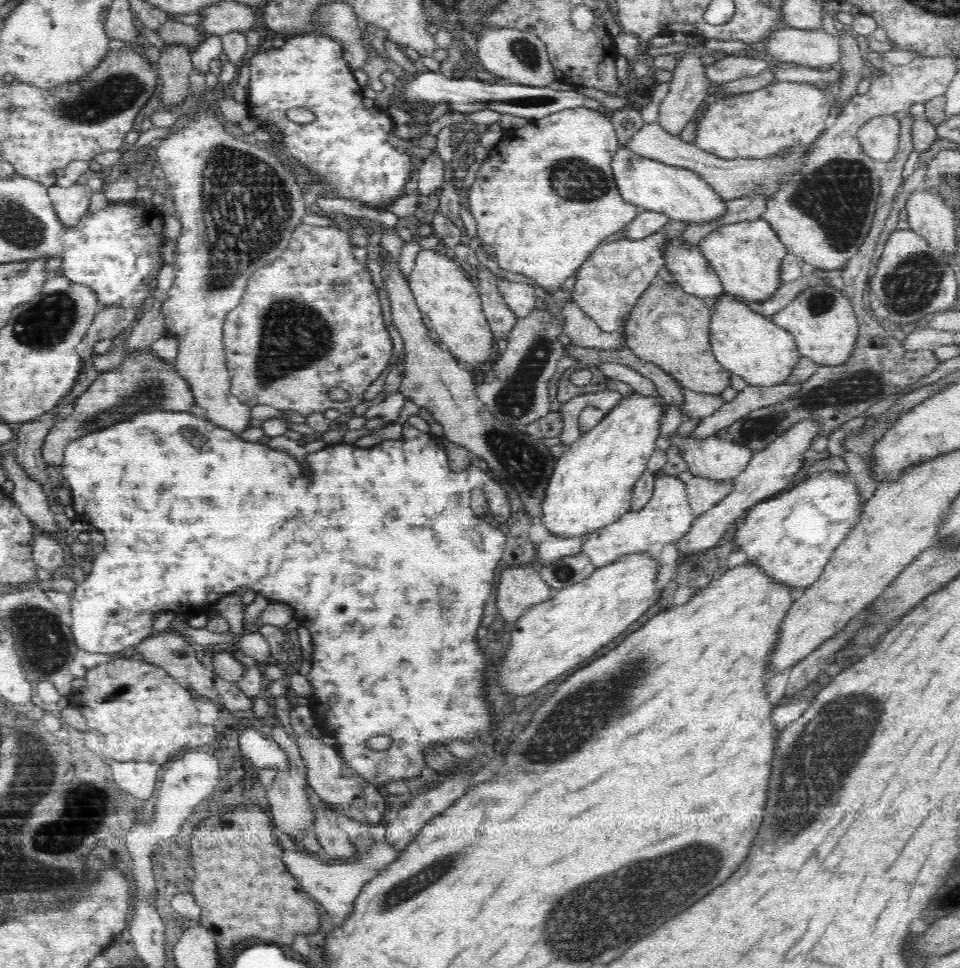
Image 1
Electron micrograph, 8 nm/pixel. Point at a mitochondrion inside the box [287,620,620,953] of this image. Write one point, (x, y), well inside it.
(440, 869)

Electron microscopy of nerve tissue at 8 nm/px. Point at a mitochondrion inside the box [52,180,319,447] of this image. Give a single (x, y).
(150, 389)

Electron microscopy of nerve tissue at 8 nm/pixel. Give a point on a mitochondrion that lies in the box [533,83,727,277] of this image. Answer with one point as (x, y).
(574, 179)

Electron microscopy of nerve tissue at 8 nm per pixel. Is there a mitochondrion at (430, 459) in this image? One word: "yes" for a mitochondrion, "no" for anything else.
no

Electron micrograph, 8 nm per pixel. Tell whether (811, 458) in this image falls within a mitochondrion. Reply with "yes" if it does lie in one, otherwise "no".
no

